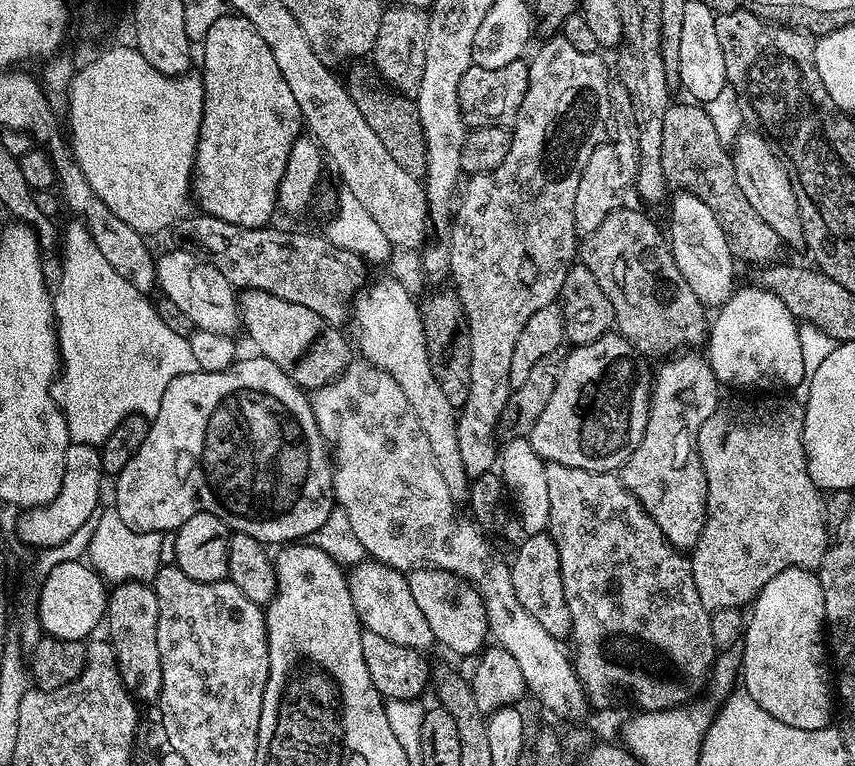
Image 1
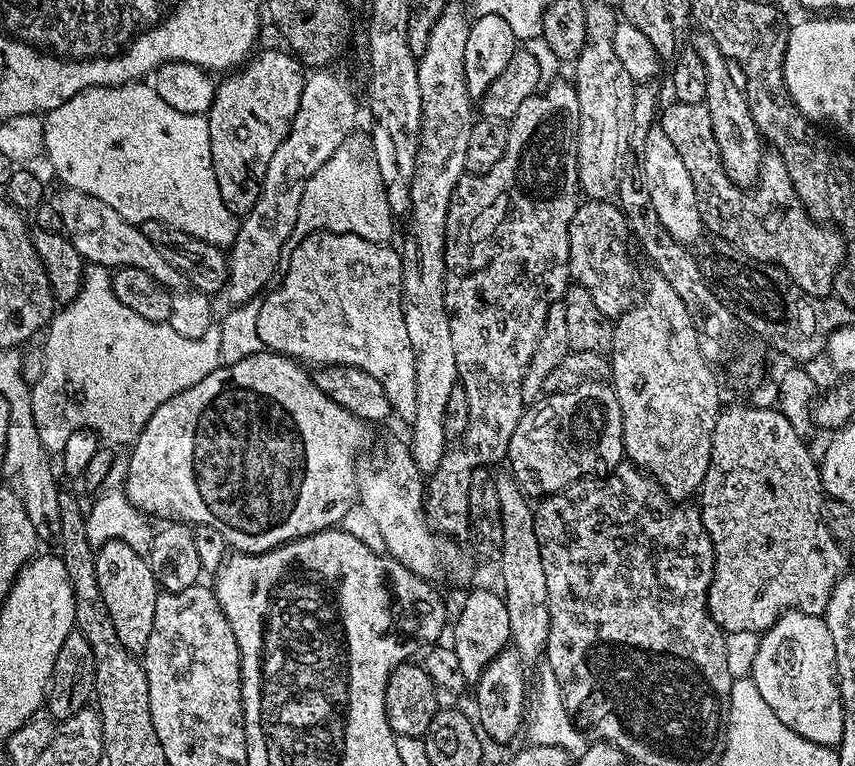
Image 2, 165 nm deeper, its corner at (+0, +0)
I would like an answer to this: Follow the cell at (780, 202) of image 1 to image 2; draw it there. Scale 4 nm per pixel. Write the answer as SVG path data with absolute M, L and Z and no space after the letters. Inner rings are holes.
M700 34L694 43L694 49L705 66L706 92L703 103L710 110L710 126L714 130L714 142L718 142L720 164L724 167L724 173L730 178L730 182L734 182L740 188L751 189L761 179L766 144L750 114L748 96L741 81L734 75L730 61L724 57L722 50L718 50L712 36Z

